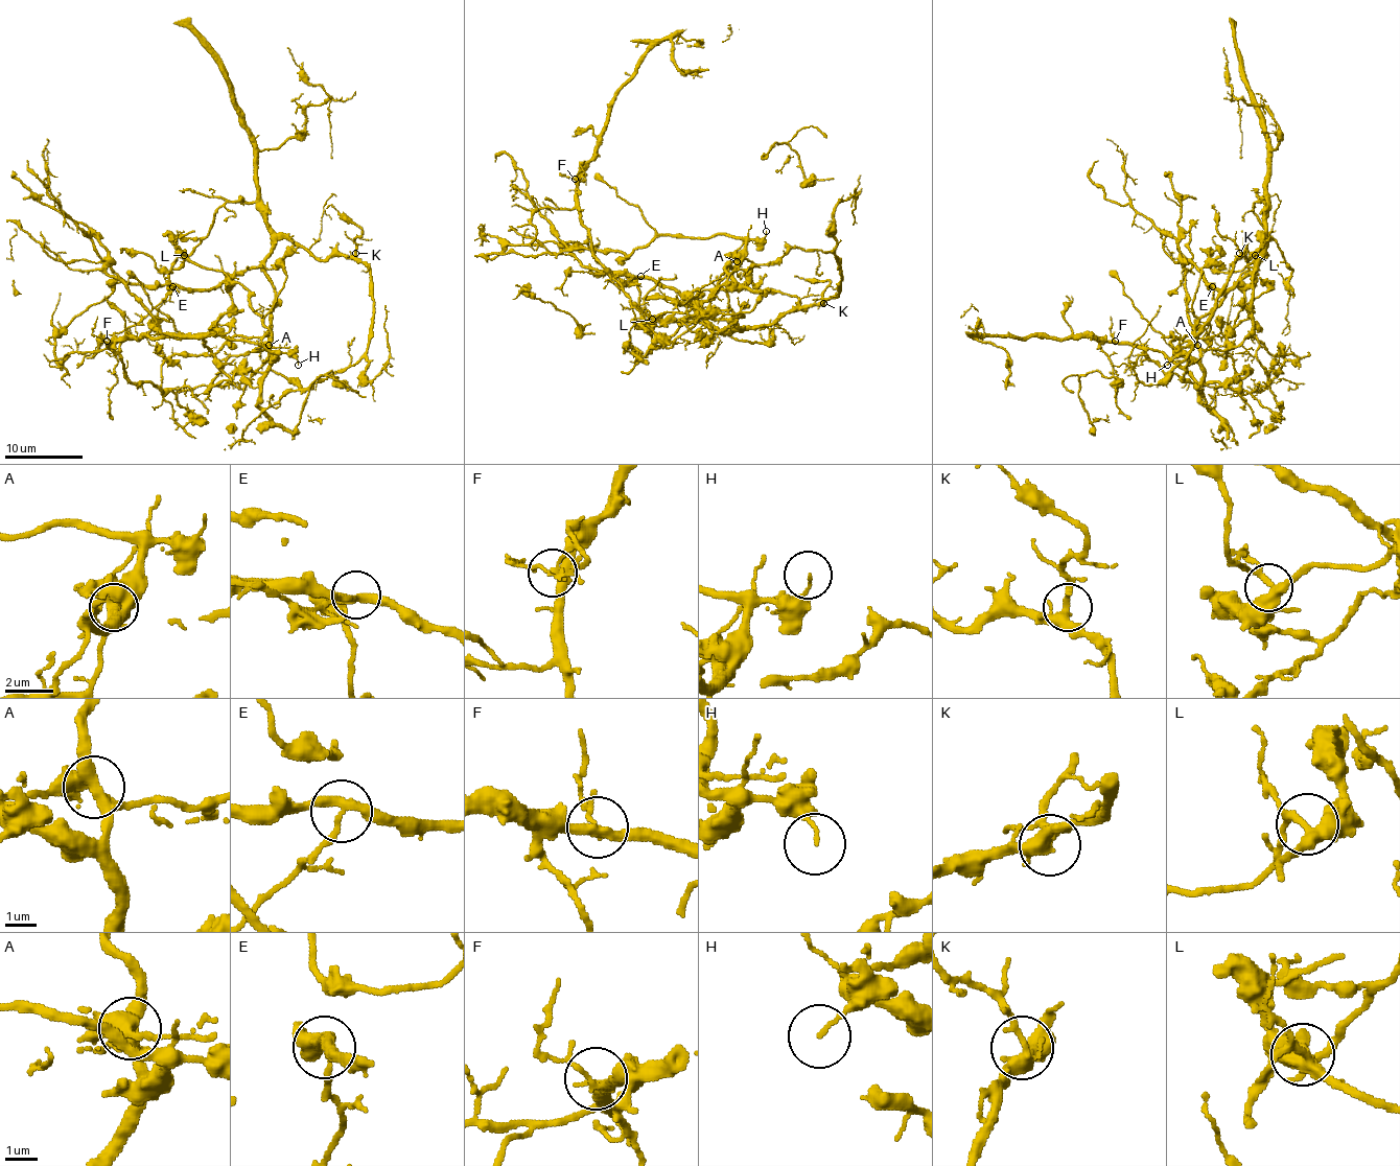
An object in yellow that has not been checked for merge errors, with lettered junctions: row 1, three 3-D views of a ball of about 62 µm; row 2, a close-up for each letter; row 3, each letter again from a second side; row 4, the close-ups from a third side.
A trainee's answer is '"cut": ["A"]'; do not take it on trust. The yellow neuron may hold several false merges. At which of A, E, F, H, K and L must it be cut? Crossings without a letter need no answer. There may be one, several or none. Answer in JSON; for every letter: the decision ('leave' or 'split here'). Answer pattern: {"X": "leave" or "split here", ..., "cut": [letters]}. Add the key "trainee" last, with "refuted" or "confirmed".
{"A": "split here", "E": "leave", "F": "leave", "H": "leave", "K": "leave", "L": "leave", "cut": ["A"], "trainee": "confirmed"}

